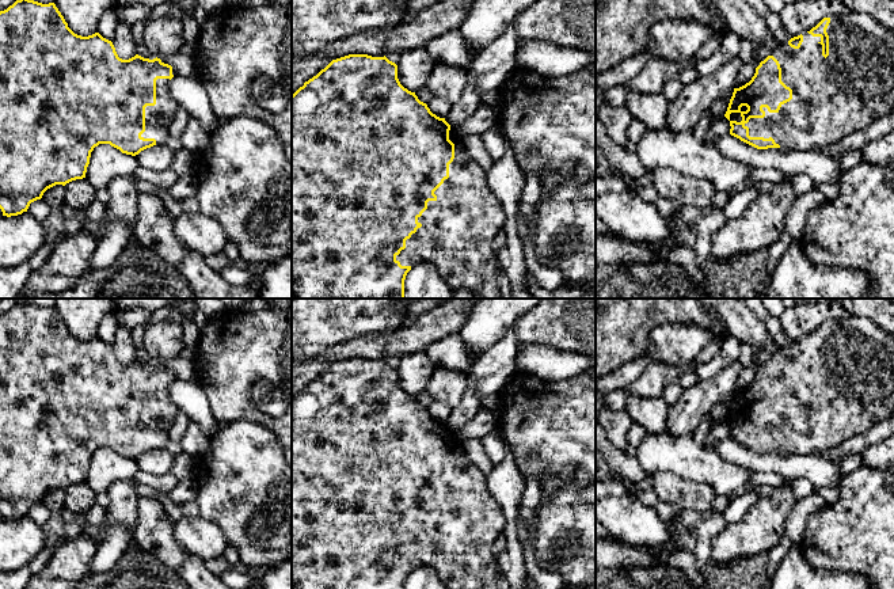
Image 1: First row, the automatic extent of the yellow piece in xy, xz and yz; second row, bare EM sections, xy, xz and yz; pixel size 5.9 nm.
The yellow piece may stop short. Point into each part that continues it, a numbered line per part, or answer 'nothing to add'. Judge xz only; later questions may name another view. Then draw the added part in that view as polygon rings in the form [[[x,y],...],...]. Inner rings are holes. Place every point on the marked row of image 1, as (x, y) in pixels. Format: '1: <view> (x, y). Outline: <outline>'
1: xz (459, 231). Outline: [[[452,126],[449,140],[454,144],[454,159],[449,164],[449,178],[434,191],[437,200],[427,202],[427,209],[418,217],[422,227],[406,240],[406,248],[396,255],[396,261],[402,266],[411,267],[419,263],[433,265],[453,292],[468,289],[482,299],[501,299],[497,235],[503,229],[506,216],[499,200],[487,185],[484,170],[468,155],[463,136]]]

